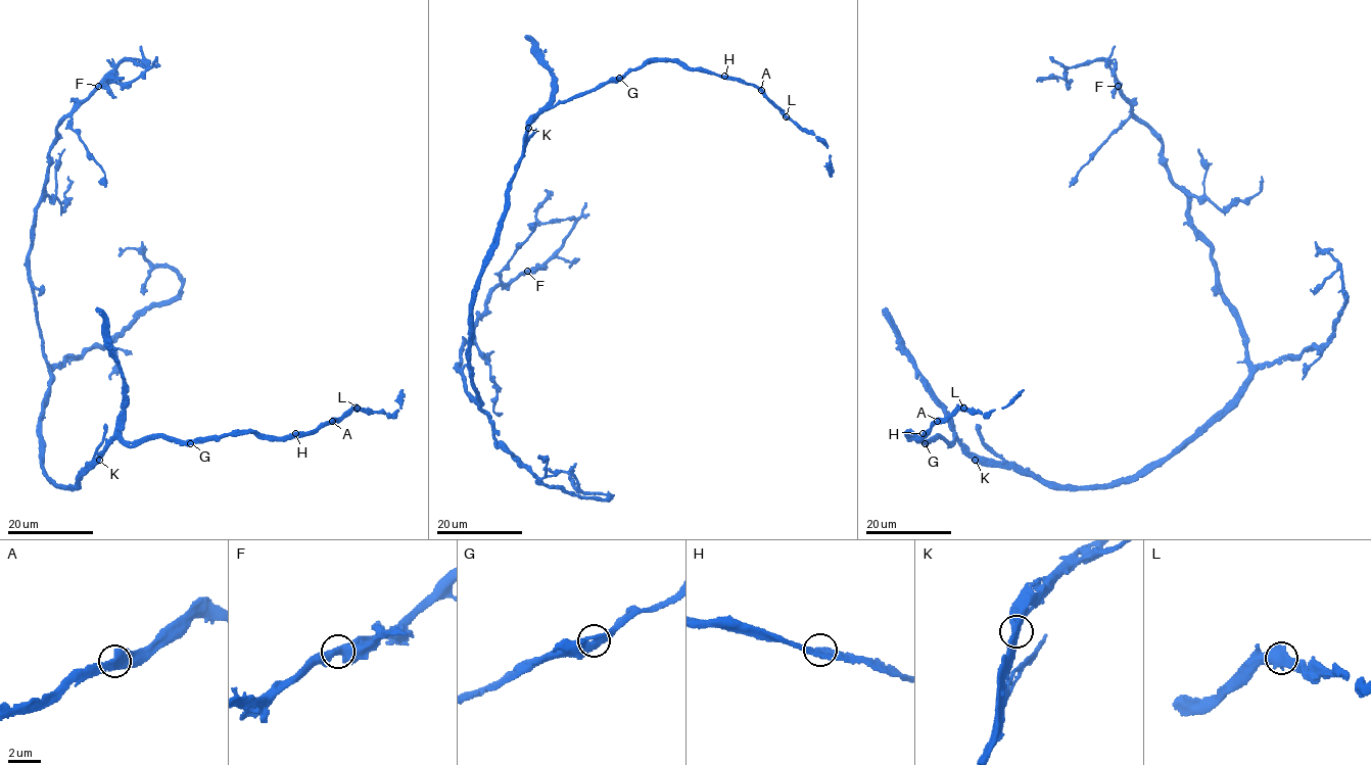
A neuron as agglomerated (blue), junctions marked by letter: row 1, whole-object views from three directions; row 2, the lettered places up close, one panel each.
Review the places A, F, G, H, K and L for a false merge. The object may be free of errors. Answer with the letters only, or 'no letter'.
no letter

